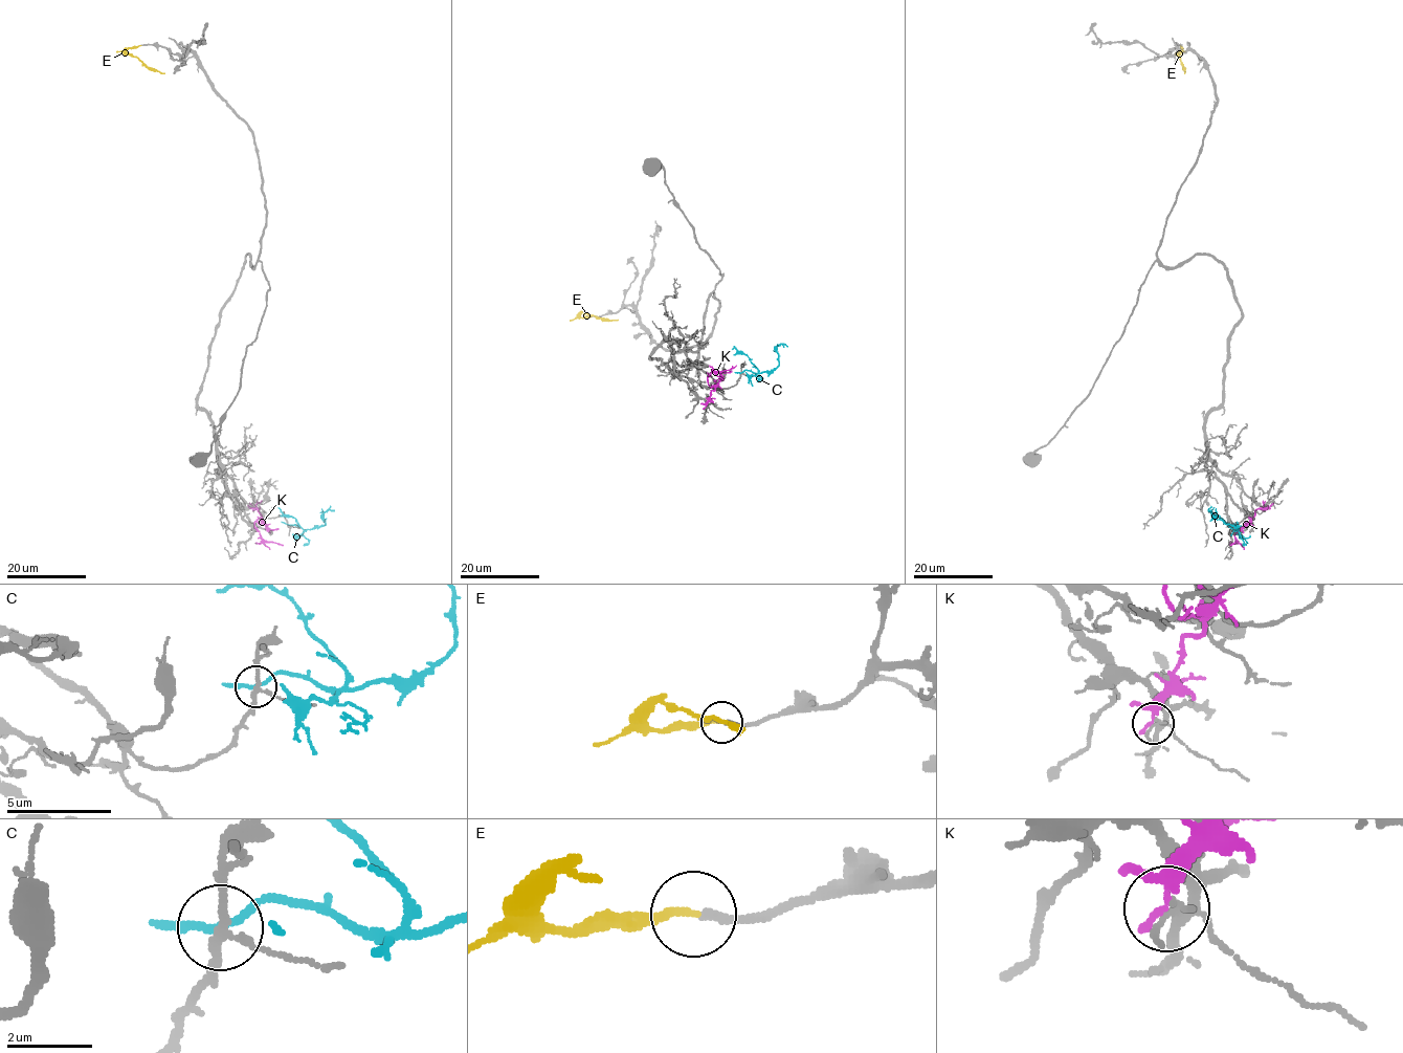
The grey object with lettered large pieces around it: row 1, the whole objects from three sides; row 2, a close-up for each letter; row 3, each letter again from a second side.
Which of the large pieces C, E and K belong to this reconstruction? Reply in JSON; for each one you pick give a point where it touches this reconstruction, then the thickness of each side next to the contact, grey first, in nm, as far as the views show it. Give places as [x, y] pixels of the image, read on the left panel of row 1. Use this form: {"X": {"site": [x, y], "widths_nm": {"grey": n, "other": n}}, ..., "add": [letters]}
{"E": {"site": [140, 45], "widths_nm": {"grey": 200, "other": 170}}, "add": ["E"]}

